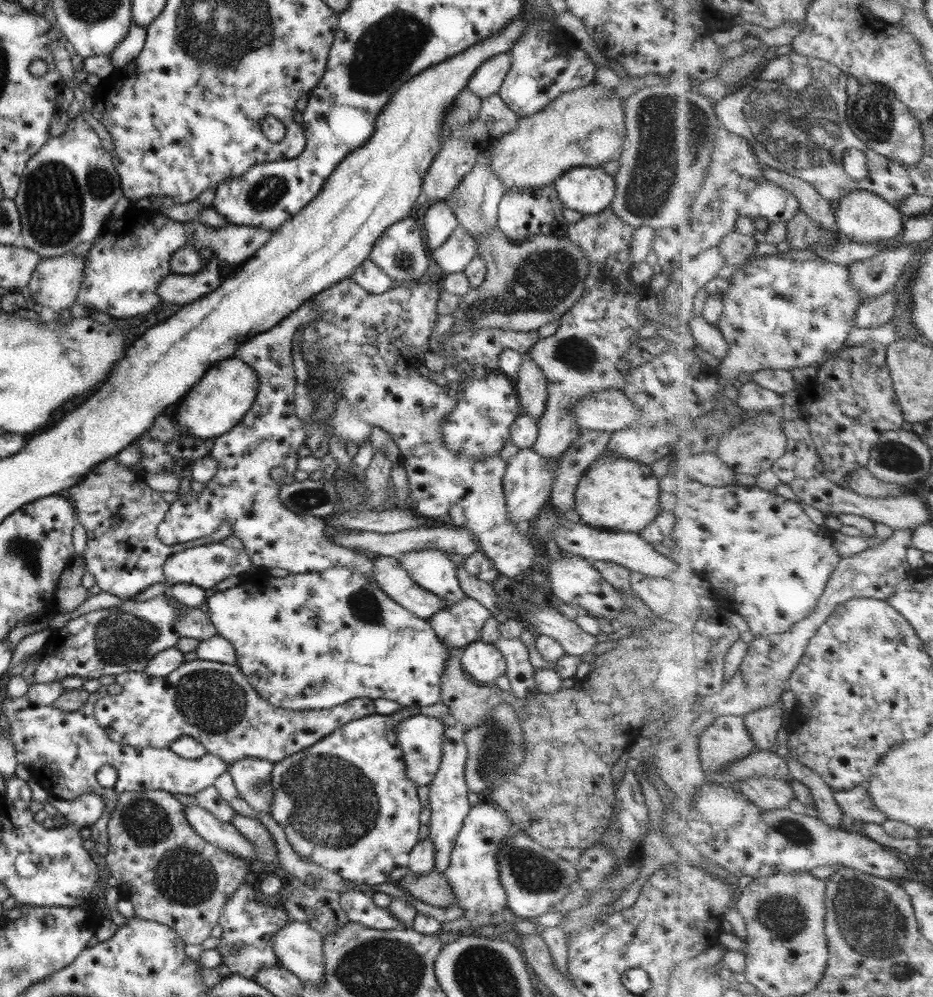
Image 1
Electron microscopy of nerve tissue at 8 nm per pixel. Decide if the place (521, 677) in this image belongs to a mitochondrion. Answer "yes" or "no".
no

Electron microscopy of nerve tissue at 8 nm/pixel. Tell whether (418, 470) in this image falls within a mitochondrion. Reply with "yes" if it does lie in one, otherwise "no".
no

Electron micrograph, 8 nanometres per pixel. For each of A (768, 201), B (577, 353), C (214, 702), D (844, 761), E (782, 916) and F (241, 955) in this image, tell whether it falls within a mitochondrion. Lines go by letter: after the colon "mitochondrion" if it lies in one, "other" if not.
A: other
B: mitochondrion
C: mitochondrion
D: other
E: mitochondrion
F: other

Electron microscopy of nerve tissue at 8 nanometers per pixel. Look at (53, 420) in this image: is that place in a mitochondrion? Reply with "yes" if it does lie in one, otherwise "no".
no

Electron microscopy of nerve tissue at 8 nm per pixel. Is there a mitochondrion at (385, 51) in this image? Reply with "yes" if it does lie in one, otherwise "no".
yes

